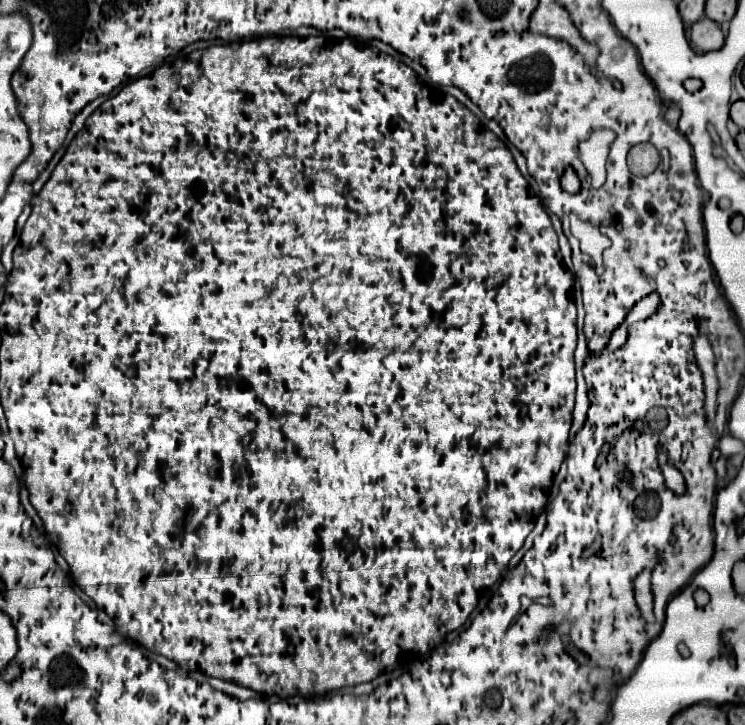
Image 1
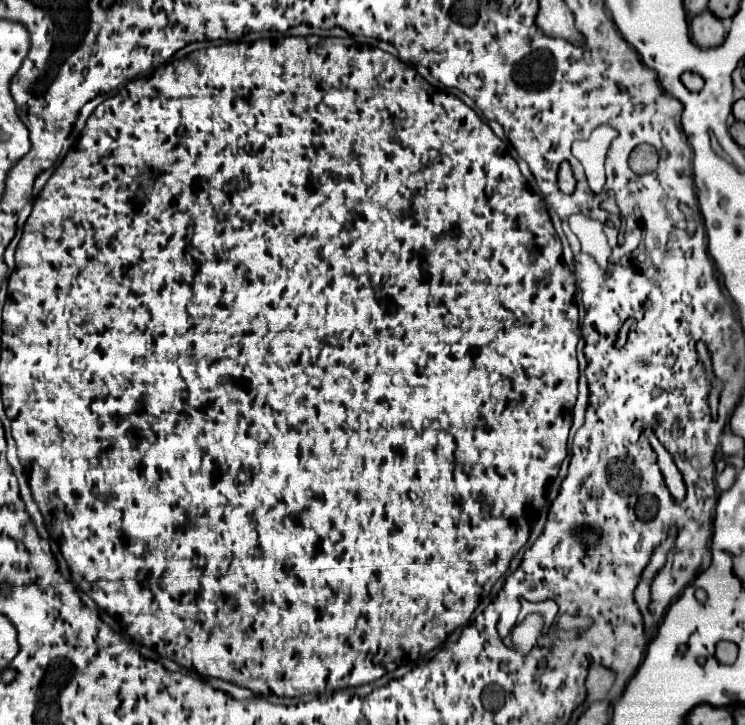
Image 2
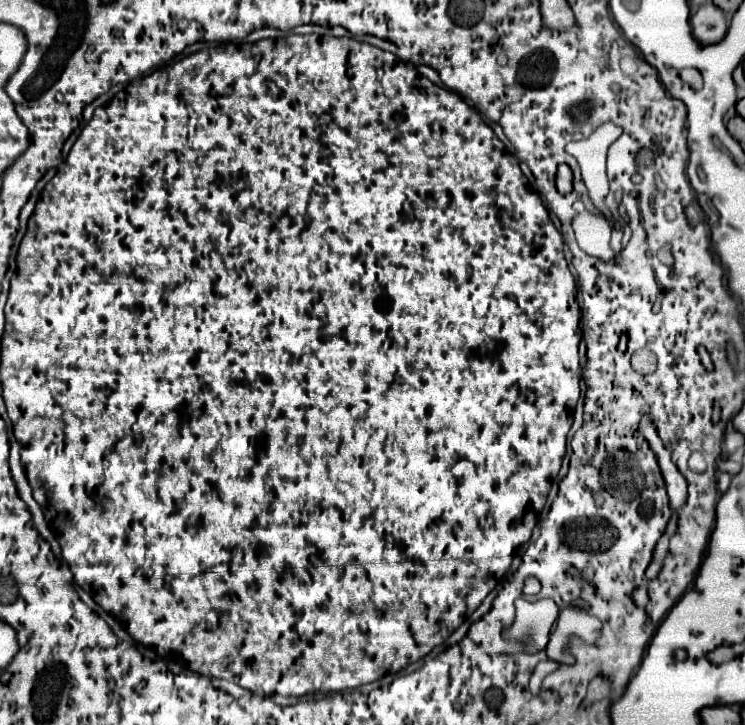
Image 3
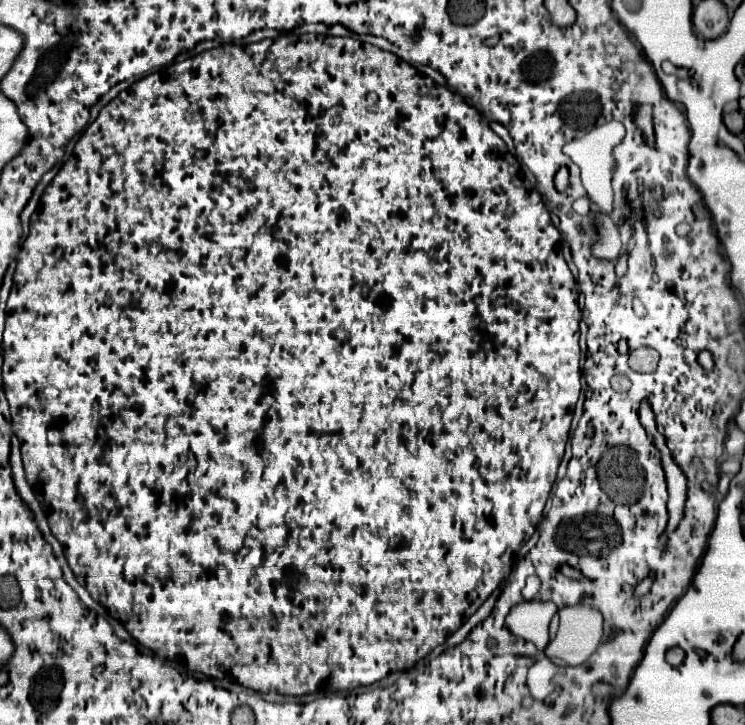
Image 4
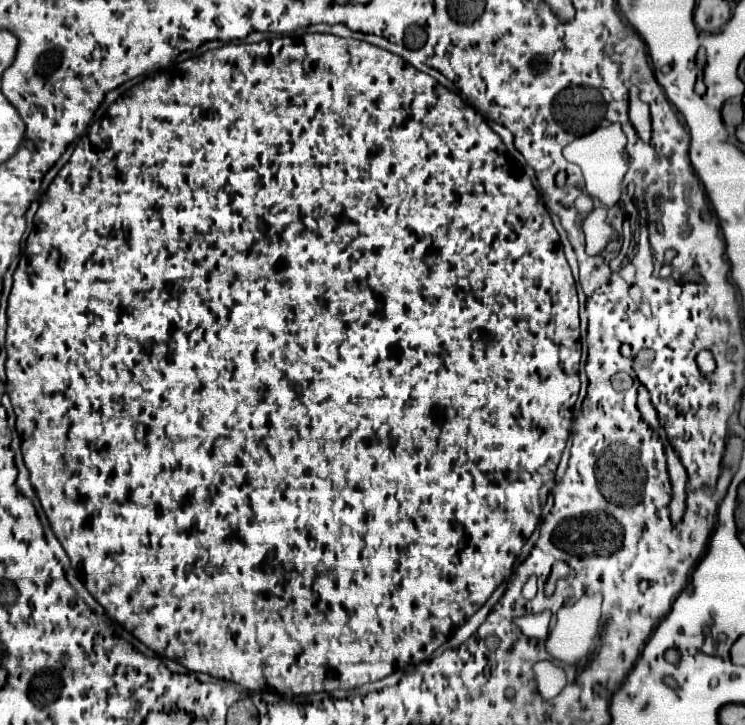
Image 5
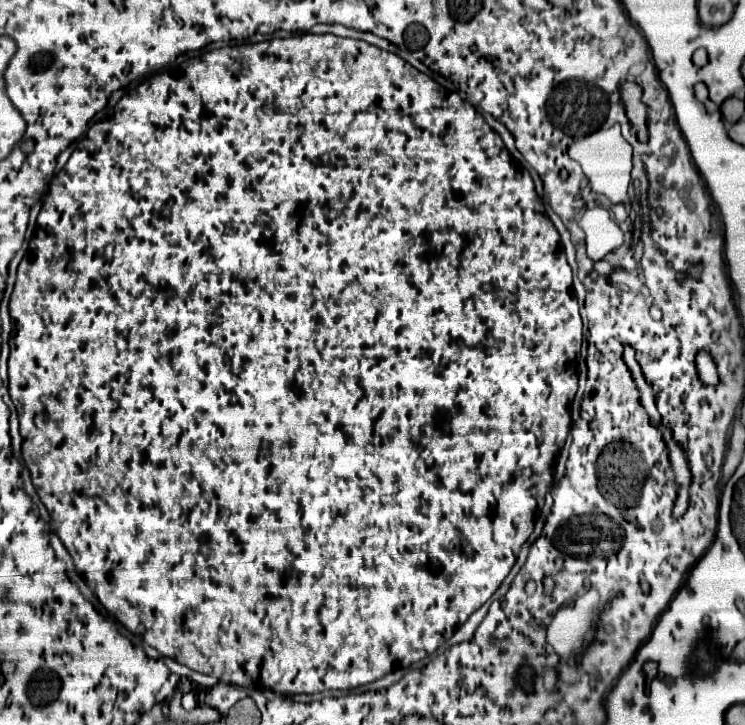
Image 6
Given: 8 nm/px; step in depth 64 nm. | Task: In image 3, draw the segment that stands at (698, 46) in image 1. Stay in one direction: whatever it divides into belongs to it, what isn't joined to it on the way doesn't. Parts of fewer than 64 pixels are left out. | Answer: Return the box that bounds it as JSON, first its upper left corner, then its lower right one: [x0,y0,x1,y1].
[692,4,726,44]

